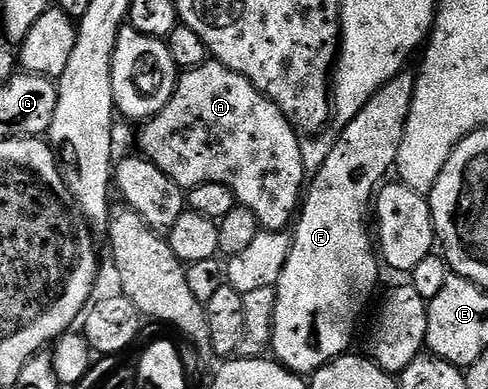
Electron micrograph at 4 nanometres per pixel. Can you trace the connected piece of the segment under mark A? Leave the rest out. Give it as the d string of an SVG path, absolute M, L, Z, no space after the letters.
M214 61L202 63L200 67L194 67L191 71L183 71L178 76L173 97L169 97L169 105L165 105L165 109L161 109L161 113L146 120L140 127L143 128L139 131L140 148L138 147L138 150L143 158L153 161L153 165L157 165L157 169L161 169L161 173L165 173L165 177L172 179L178 187L190 189L206 183L220 183L235 194L235 202L238 206L251 208L252 213L259 218L260 228L268 231L286 232L292 226L301 207L301 196L305 191L305 172L301 161L301 135L287 120L285 113L281 113L281 109L277 109L277 105L273 105L273 101L269 101L269 97L260 93L249 80L241 77L241 73L233 73L233 69Z

